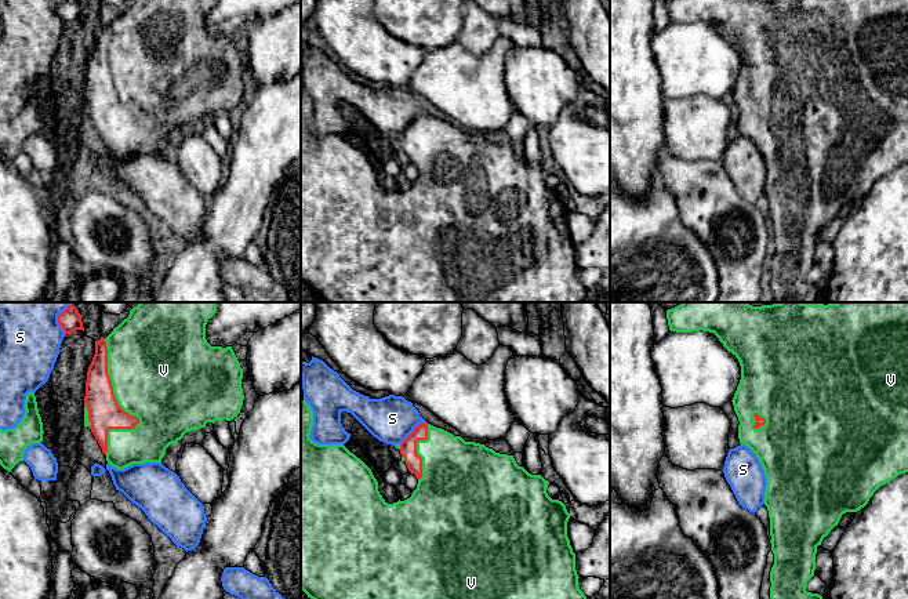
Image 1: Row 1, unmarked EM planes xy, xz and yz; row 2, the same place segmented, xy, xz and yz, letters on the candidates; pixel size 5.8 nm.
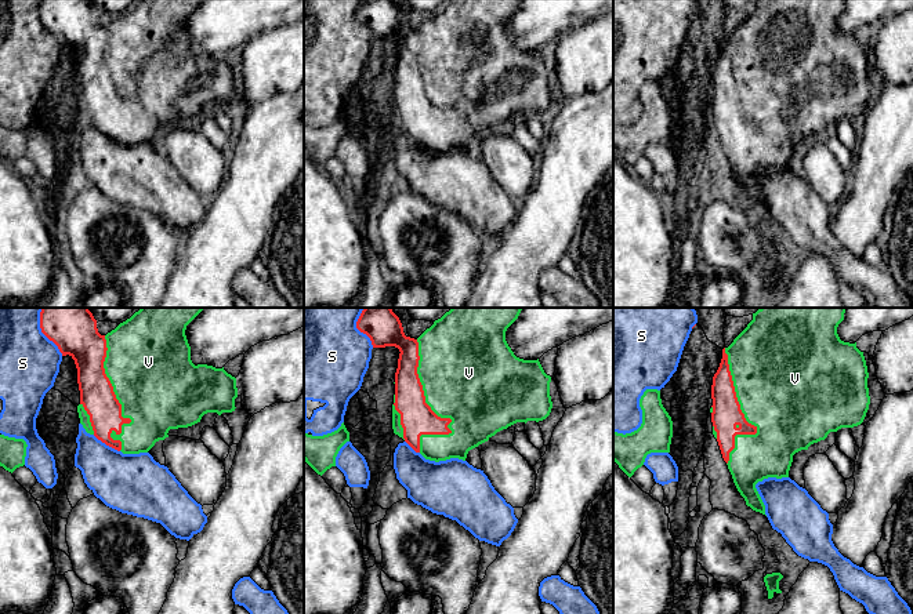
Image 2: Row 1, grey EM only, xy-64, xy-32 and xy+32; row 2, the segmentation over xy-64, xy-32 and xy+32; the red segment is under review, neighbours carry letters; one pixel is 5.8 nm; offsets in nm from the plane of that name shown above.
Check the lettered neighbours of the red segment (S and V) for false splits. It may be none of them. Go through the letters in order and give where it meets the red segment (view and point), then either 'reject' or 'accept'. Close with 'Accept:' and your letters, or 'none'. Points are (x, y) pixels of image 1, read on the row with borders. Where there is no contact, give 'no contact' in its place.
S: xz (413, 431) | reject
V: xy (123, 410) | accept
Accept: V

